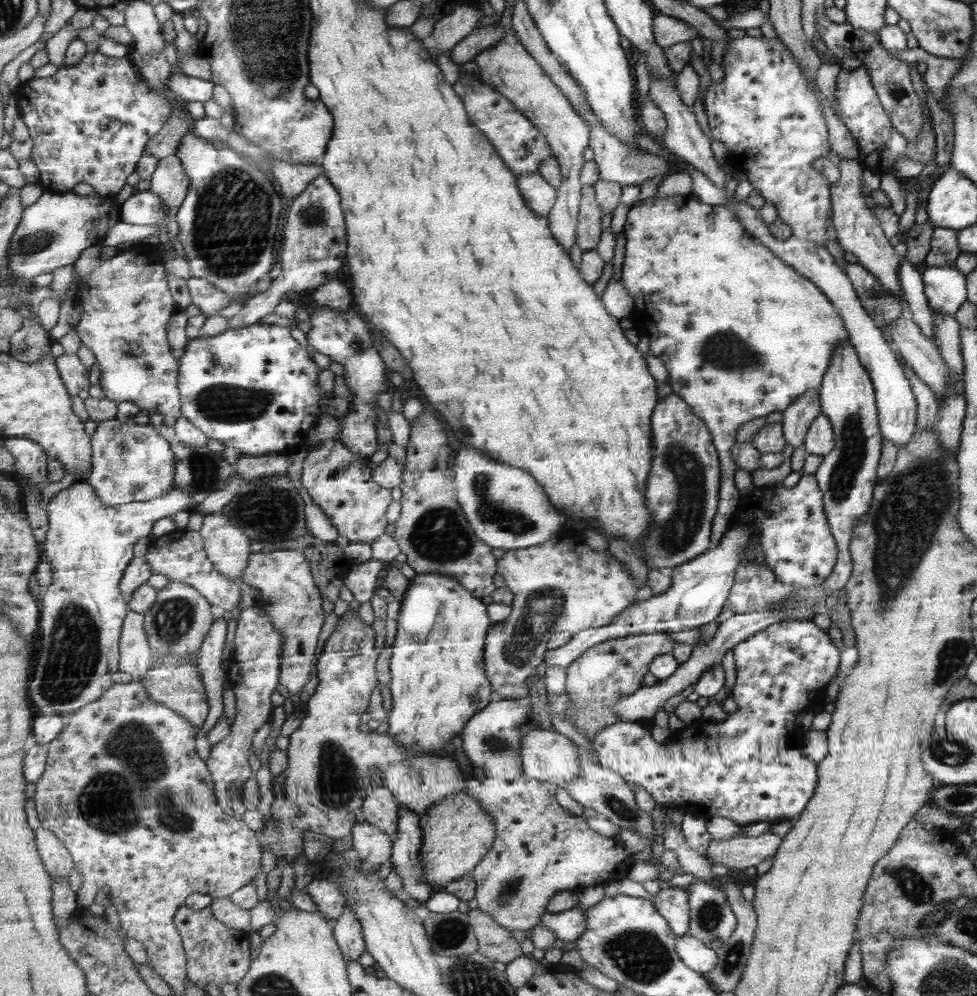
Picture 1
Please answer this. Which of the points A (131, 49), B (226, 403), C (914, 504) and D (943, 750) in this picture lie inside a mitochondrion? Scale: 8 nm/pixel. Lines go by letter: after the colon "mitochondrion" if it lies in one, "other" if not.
A: other
B: mitochondrion
C: mitochondrion
D: mitochondrion

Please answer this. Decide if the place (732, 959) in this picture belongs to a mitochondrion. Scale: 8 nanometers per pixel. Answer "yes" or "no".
yes

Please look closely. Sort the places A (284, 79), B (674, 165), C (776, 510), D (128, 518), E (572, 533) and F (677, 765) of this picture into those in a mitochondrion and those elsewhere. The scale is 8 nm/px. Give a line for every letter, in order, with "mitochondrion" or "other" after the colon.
A: mitochondrion
B: other
C: other
D: other
E: other
F: other

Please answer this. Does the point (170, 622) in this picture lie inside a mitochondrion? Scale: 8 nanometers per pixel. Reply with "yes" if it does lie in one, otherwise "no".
yes

